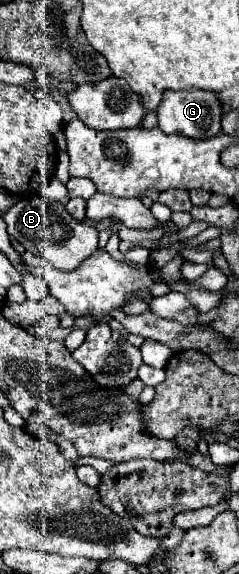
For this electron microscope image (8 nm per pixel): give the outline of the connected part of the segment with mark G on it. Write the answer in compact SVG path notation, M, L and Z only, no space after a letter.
M188 89L188 91L164 91L160 107L156 109L158 127L162 133L184 135L190 139L208 139L220 133L220 117L222 117L222 103L216 93L202 91L202 89Z

